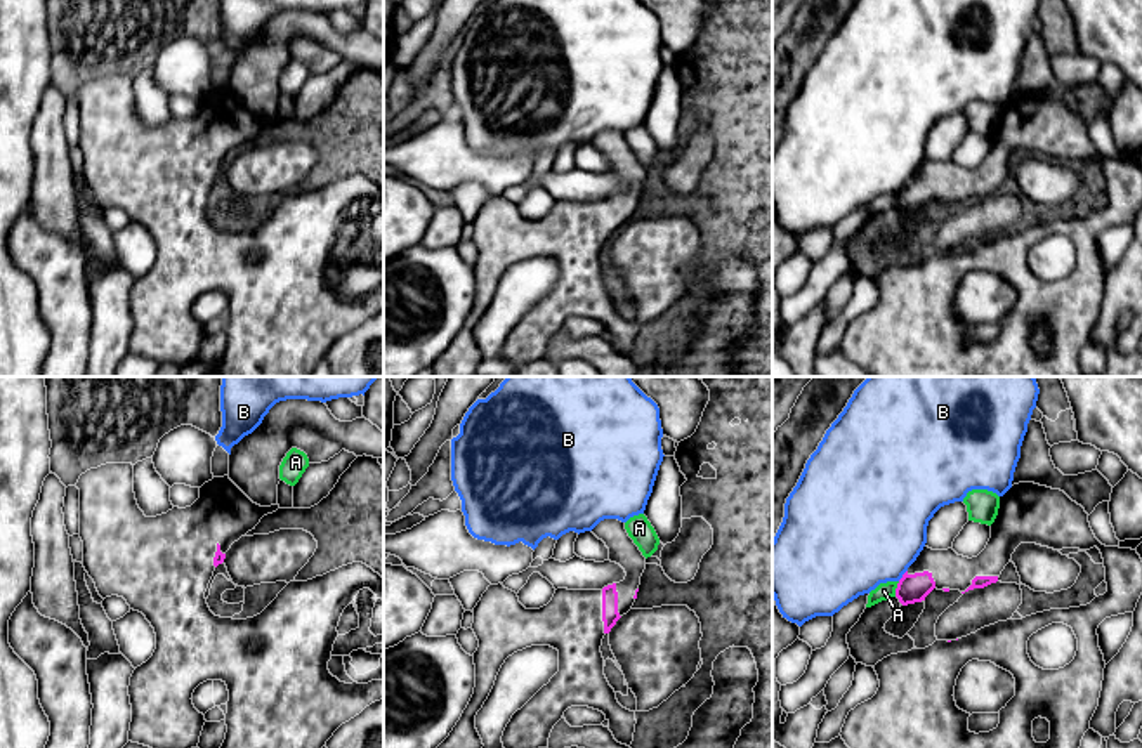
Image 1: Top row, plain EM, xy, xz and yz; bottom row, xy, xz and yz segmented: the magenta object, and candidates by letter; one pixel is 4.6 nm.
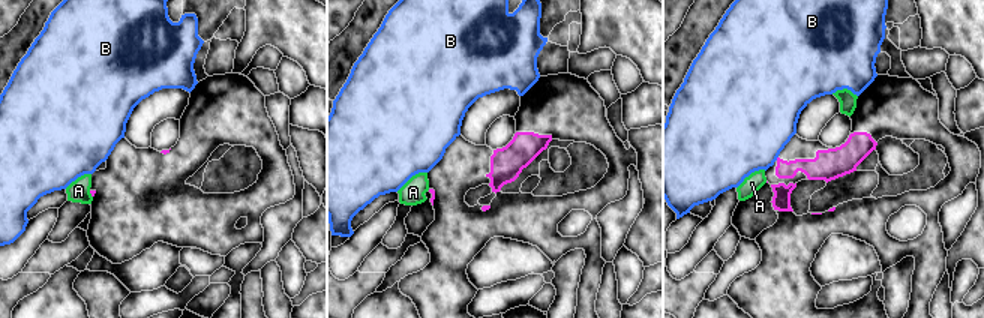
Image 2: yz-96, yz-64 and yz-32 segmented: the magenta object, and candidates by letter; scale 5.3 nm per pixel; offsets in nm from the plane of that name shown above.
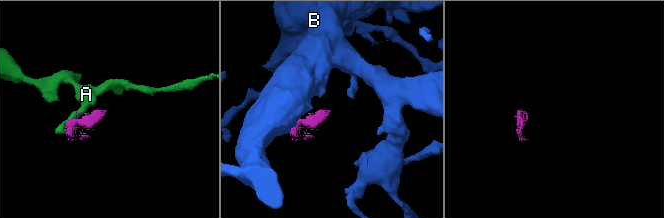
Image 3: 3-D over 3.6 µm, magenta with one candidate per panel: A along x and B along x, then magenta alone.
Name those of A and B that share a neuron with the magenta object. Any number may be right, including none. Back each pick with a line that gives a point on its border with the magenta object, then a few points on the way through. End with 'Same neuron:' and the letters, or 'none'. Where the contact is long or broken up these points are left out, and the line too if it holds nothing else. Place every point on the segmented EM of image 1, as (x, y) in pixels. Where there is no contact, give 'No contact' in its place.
Same neuron: none

